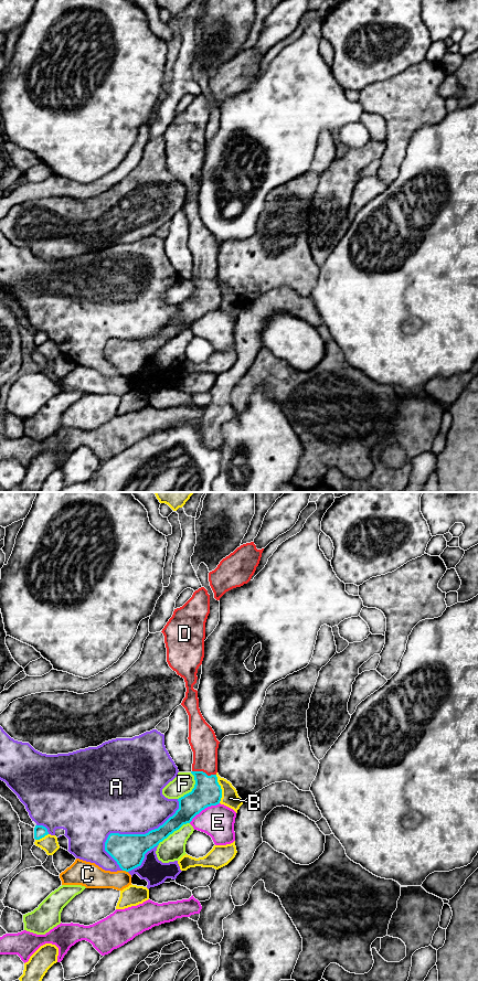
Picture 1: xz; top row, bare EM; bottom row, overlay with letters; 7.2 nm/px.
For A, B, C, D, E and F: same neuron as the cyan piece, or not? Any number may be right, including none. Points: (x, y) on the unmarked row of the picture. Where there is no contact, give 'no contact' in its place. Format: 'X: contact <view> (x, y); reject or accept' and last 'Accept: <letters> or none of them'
A: contact xz (130, 340); reject
B: contact xz (221, 295); reject
C: contact xz (125, 375); reject
D: contact xz (204, 278); accept
E: contact xz (203, 315); reject
F: contact xz (193, 294); reject
Accept: D

